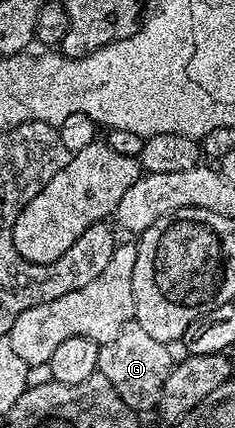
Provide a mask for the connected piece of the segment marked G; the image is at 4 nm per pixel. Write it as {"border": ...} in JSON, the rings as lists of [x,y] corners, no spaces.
{"border":[[[133,320],[123,324],[114,339],[98,347],[98,373],[107,378],[108,384],[116,388],[120,400],[124,400],[124,404],[128,404],[128,408],[135,412],[153,411],[157,407],[171,365],[170,346],[148,336],[148,332],[144,332],[144,328],[140,328],[140,324]]]}

